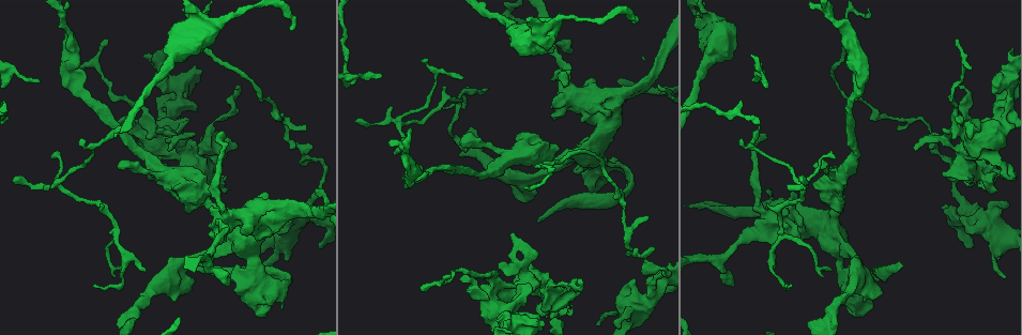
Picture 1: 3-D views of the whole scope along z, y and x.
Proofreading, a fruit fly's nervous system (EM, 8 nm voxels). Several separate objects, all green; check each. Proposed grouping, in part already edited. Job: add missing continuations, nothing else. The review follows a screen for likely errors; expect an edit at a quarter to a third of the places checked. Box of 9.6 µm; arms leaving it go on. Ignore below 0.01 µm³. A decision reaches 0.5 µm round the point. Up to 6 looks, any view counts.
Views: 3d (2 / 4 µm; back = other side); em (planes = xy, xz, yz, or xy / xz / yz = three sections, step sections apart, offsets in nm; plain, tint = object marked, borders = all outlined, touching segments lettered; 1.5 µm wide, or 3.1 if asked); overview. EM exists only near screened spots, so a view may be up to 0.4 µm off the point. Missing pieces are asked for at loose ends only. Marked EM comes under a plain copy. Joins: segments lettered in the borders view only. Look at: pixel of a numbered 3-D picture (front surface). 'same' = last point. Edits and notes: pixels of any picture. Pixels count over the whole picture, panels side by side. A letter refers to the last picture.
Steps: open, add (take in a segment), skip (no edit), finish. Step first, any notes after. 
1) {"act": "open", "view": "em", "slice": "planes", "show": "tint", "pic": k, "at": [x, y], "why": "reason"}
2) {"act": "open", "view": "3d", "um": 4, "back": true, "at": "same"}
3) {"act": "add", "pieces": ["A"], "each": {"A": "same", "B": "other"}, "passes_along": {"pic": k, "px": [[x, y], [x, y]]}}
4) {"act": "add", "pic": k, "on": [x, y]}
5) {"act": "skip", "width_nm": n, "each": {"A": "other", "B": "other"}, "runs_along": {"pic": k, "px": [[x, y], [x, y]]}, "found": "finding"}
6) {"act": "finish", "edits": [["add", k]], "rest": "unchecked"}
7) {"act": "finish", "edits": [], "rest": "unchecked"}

{"act": "open", "view": "3d", "um": 4, "pic": 1, "at": [901, 266], "why": "end of a long branch"}

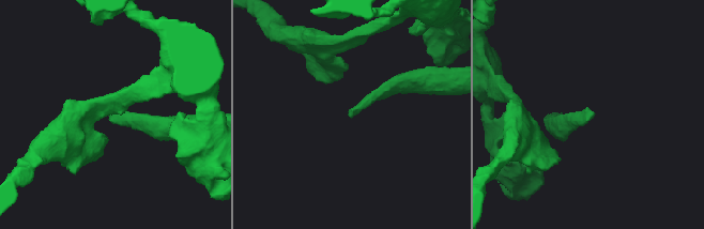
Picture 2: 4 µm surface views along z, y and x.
{"act": "open", "view": "em", "slice": "xz", "step": 4, "show": "tint", "pic": 2, "at": [110, 114]}

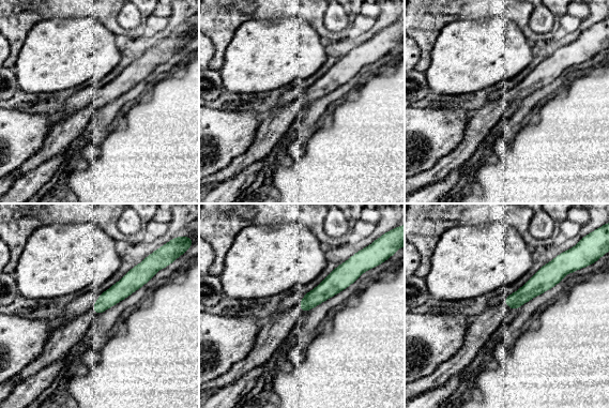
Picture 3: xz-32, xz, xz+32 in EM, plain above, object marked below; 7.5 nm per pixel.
{"act": "open", "view": "em", "slice": "yz", "step": 4, "show": "borders", "at": "same", "why": "cut it another way"}

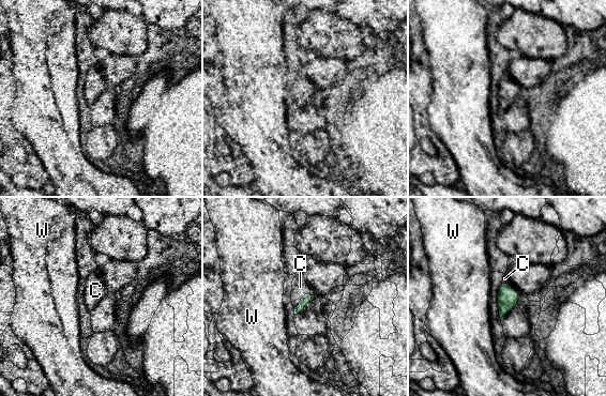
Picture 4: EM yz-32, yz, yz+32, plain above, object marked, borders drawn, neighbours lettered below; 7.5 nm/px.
{"act": "add", "pieces": ["C"], "each": {"C": "same", "W": "other"}, "found": "it goes on there"}

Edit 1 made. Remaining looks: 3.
{"act": "open", "view": "overview"}

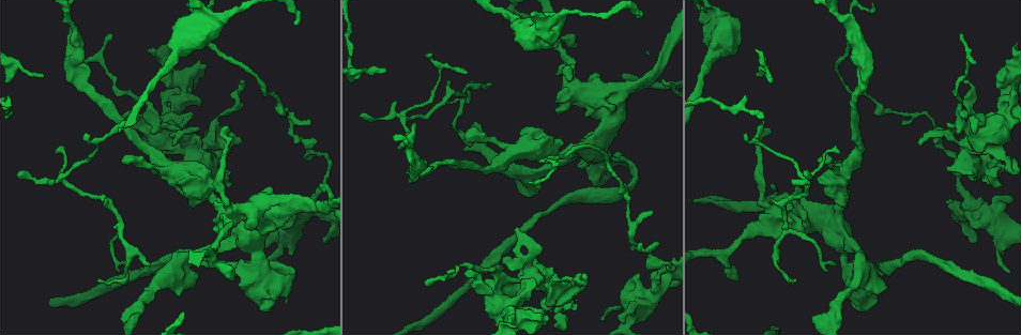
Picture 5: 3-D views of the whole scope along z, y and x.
{"act": "open", "view": "em", "slice": "planes", "show": "borders", "pic": 5, "at": [491, 84], "why": "thin end"}

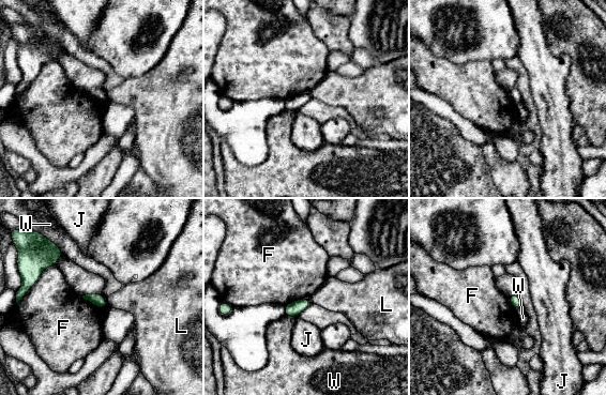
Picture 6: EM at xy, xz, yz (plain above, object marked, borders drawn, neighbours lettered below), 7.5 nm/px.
{"act": "skip", "each": {"F": "other", "J": "other", "L": "other", "W": "other"}, "border": {"pic": 6, "px": [[105, 299], [108, 306]]}, "found": "none of them fits"}

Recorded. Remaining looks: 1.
{"act": "finish", "edits": [["add", 4]], "rest": "unchecked"}

